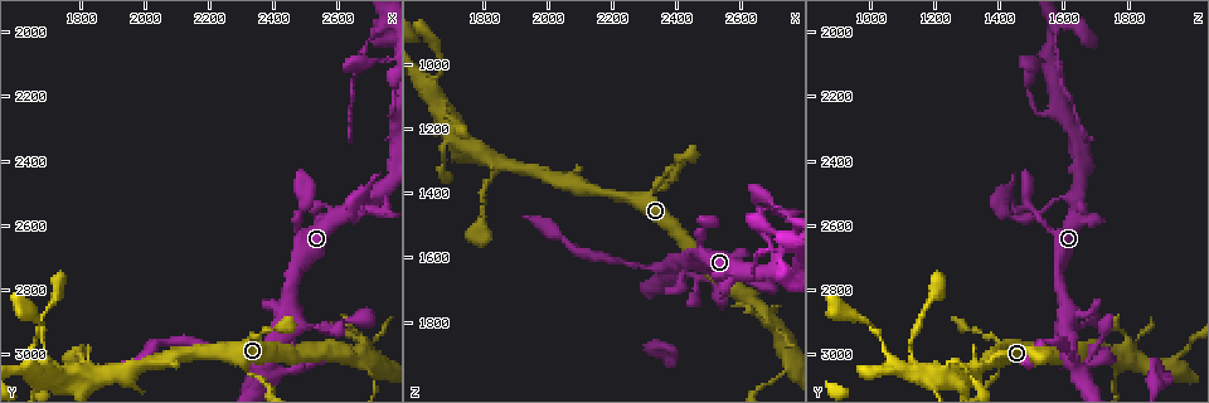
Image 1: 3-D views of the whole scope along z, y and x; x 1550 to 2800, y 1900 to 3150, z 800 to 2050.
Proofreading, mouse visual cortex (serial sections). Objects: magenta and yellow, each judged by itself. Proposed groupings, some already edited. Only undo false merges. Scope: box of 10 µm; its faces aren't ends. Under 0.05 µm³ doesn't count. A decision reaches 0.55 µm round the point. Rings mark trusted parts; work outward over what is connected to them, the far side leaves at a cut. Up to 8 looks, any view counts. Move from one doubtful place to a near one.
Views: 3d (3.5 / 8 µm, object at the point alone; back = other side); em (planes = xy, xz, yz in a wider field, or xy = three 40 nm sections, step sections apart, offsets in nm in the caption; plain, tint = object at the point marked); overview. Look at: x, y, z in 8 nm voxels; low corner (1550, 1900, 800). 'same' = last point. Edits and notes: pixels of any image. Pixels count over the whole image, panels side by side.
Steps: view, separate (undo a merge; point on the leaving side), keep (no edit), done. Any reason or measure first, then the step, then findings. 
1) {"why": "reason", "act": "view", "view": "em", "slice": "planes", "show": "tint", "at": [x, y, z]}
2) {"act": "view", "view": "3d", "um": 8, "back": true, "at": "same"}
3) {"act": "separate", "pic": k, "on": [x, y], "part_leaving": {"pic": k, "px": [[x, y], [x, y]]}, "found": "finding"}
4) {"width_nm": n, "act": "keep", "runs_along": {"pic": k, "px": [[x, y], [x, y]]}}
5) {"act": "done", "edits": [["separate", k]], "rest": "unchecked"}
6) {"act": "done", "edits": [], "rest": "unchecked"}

{"why": "narrows sharply", "act": "view", "view": "em", "slice": "xy", "step": 5, "show": "tint", "at": [2240, 3000, 1610]}

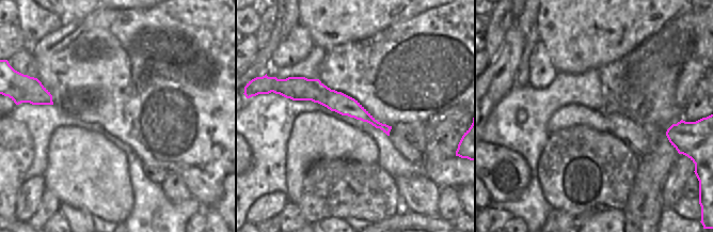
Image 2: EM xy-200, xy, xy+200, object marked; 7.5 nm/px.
{"act": "view", "view": "3d", "um": 3.5, "at": "same"}

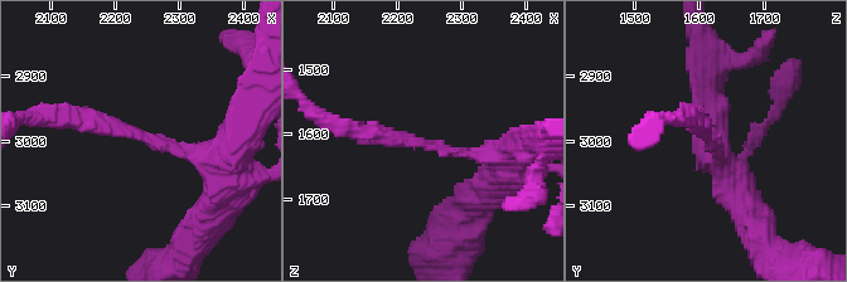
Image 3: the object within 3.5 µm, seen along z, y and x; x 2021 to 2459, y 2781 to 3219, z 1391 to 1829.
{"arm_widths_nm": [200, 250], "act": "keep", "runs_along": {"pic": 2, "px": [[289, 93], [320, 93], [387, 128]]}, "found": "continuous, no second cell"}

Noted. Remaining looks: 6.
{"why": "thin arm on a thick one", "act": "view", "view": "em", "slice": "xy", "step": 2, "show": "tint", "at": [2710, 2520, 1640]}

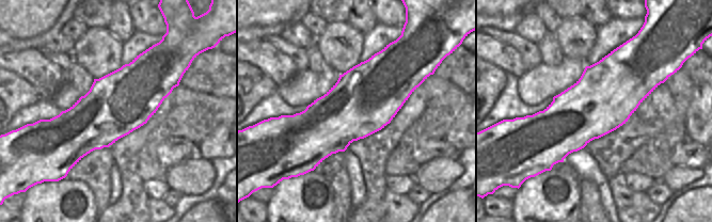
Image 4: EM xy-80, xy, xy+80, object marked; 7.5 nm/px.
{"why": "wider look", "act": "view", "view": "3d", "um": 3.5, "at": "same"}

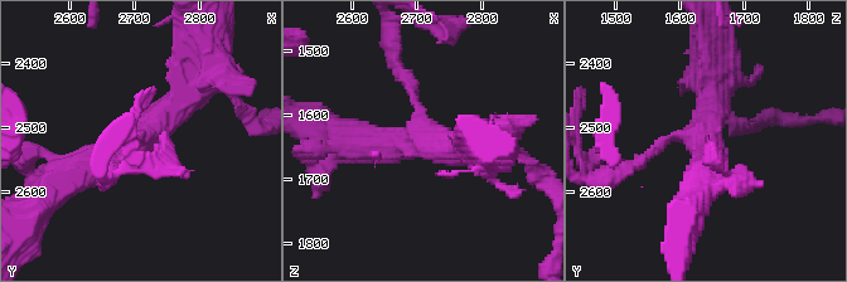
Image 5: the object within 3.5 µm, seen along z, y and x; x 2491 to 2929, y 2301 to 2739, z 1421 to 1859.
{"act": "keep", "runs_along": {"pic": 5, "px": [[64, 180], [126, 149], [195, 79]]}, "found": "continuous, no second cell"}

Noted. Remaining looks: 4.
{"act": "view", "view": "3d", "um": 3.5, "back": true, "at": [2650, 2550, 1420]}

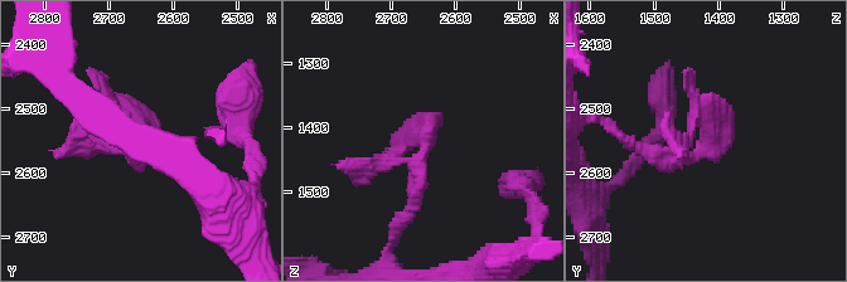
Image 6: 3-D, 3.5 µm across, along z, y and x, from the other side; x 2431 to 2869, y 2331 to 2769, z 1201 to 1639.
{"why": "need the tissue", "act": "view", "view": "em", "slice": "xy", "step": 5, "show": "tint", "at": [2645, 2550, 1415]}

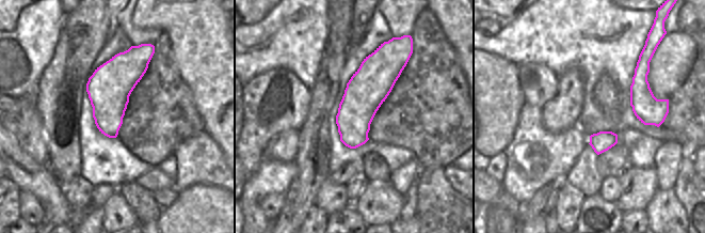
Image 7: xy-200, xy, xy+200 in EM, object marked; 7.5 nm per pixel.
{"act": "keep", "runs_along": {"pic": 6, "px": [[639, 149], [707, 145], [691, 79]]}, "found": "one cell here"}

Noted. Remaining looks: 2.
{"act": "done", "edits": [], "rest": "unchecked"}

